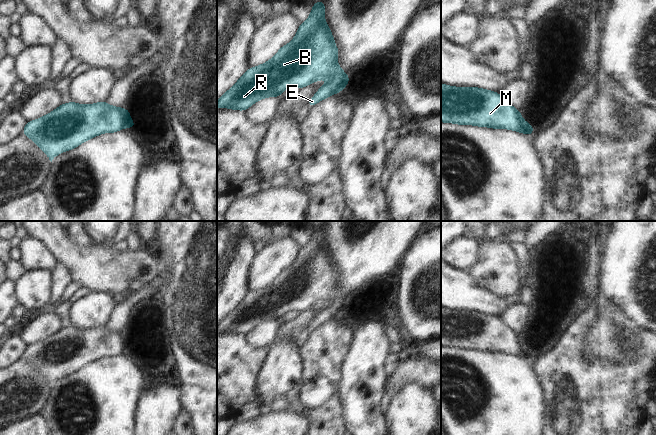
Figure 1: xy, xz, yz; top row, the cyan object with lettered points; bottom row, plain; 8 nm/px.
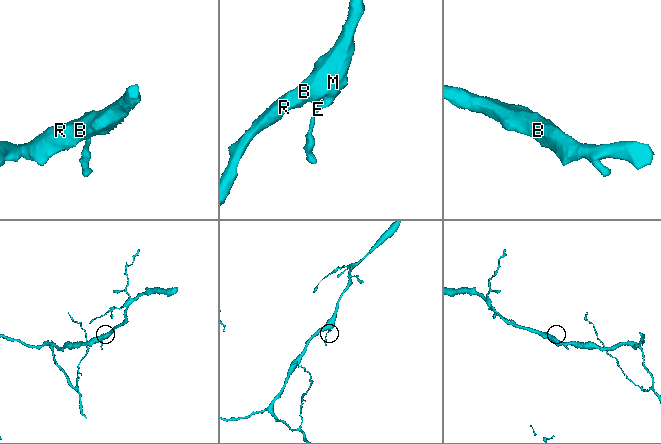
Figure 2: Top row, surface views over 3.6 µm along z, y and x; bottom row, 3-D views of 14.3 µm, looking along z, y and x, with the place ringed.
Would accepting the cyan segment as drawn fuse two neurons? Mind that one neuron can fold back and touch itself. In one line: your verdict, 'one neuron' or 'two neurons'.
one neuron

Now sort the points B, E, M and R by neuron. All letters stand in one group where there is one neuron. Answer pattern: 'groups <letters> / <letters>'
groups B E M R

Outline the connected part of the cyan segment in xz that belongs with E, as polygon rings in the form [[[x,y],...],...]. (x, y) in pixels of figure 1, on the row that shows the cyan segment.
[[[324,0],[315,2],[308,19],[300,23],[294,38],[282,46],[267,62],[253,68],[248,68],[238,81],[226,91],[217,101],[217,109],[229,108],[246,111],[254,103],[267,97],[280,97],[282,92],[290,87],[304,88],[320,79],[329,82],[318,89],[307,102],[309,108],[331,95],[341,92],[352,78],[349,77],[337,62],[339,49],[335,38],[324,18]]]

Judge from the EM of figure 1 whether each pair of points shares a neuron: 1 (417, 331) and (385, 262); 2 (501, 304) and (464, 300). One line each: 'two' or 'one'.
1: two
2: one

